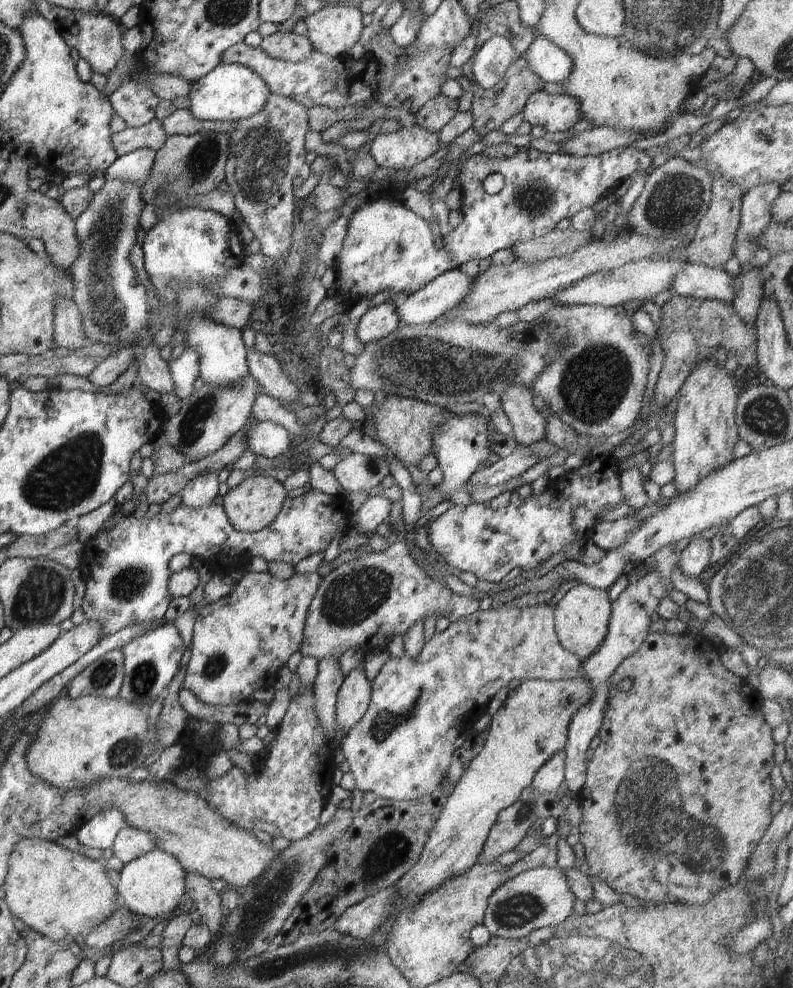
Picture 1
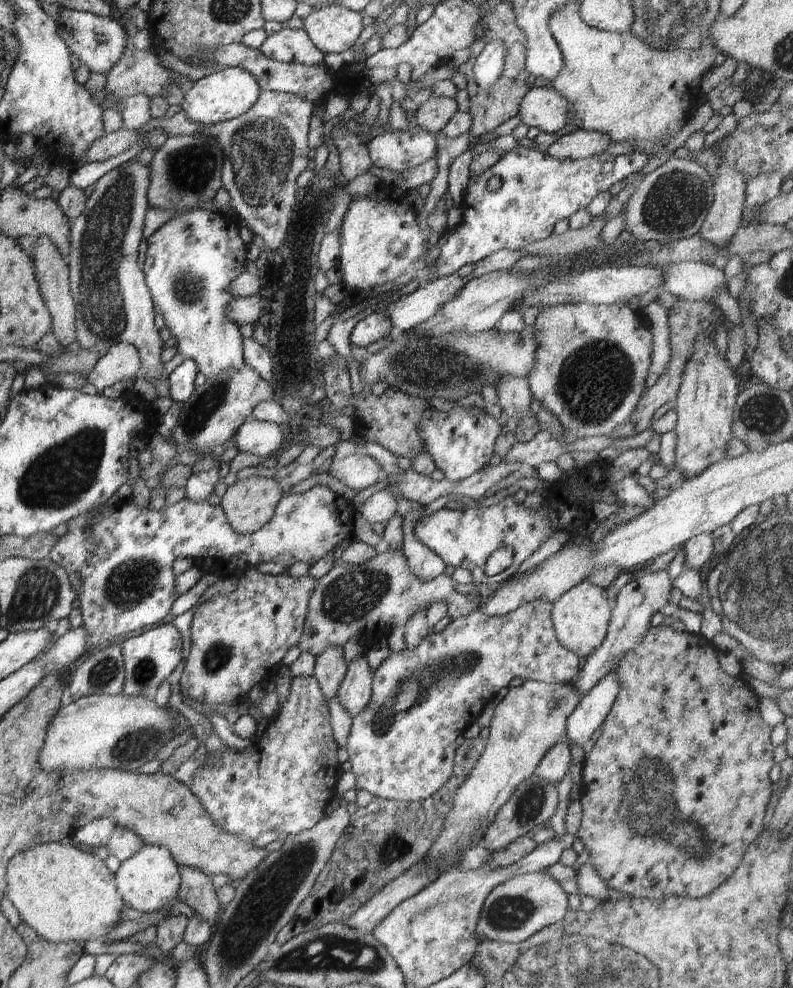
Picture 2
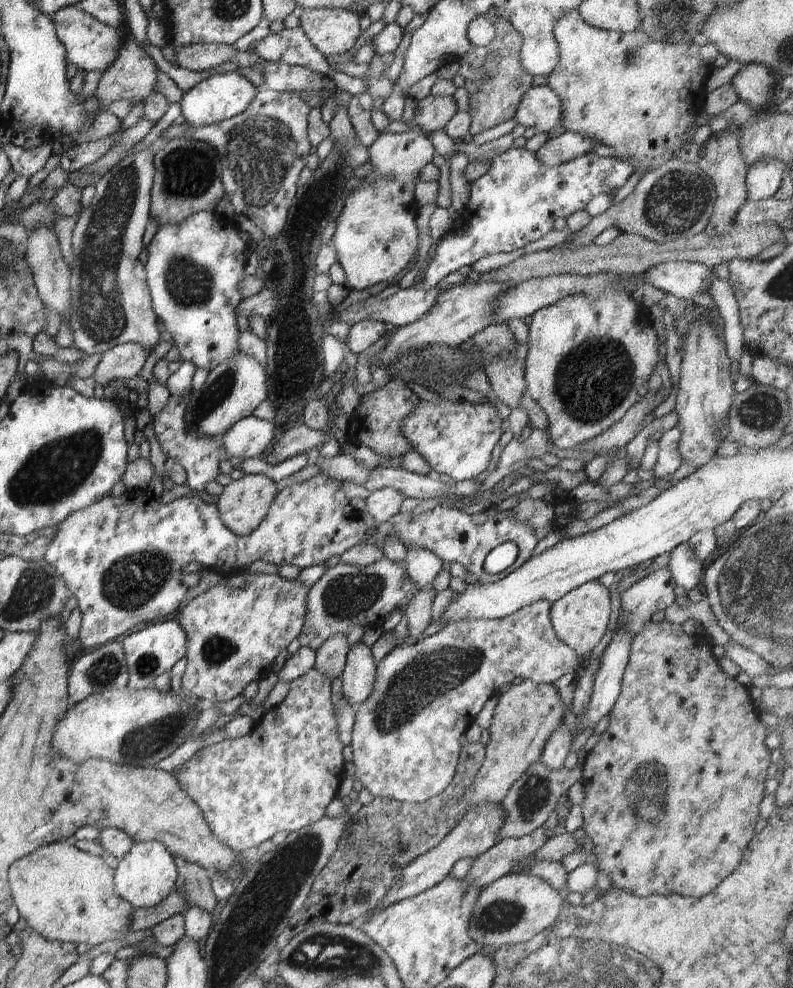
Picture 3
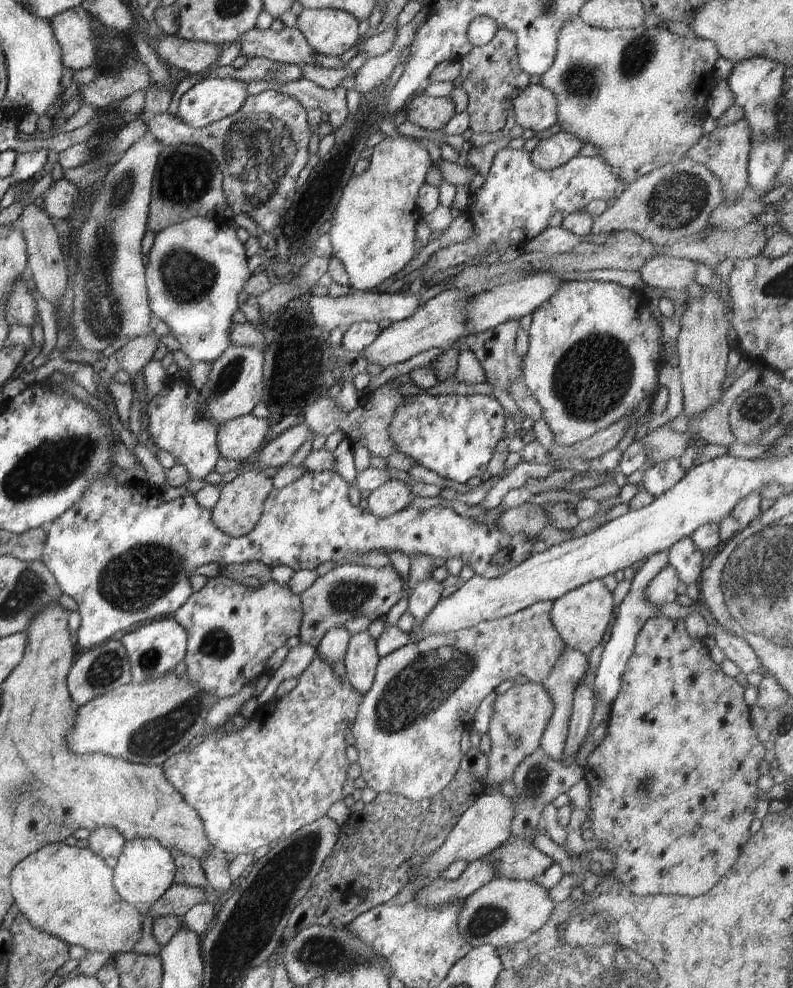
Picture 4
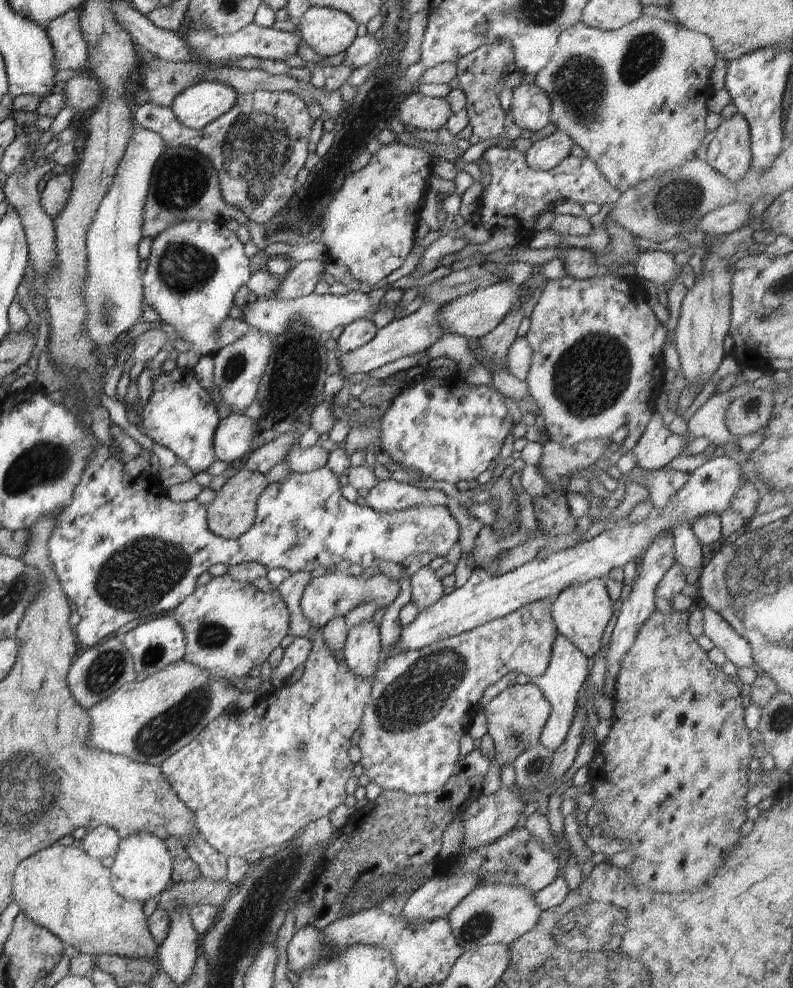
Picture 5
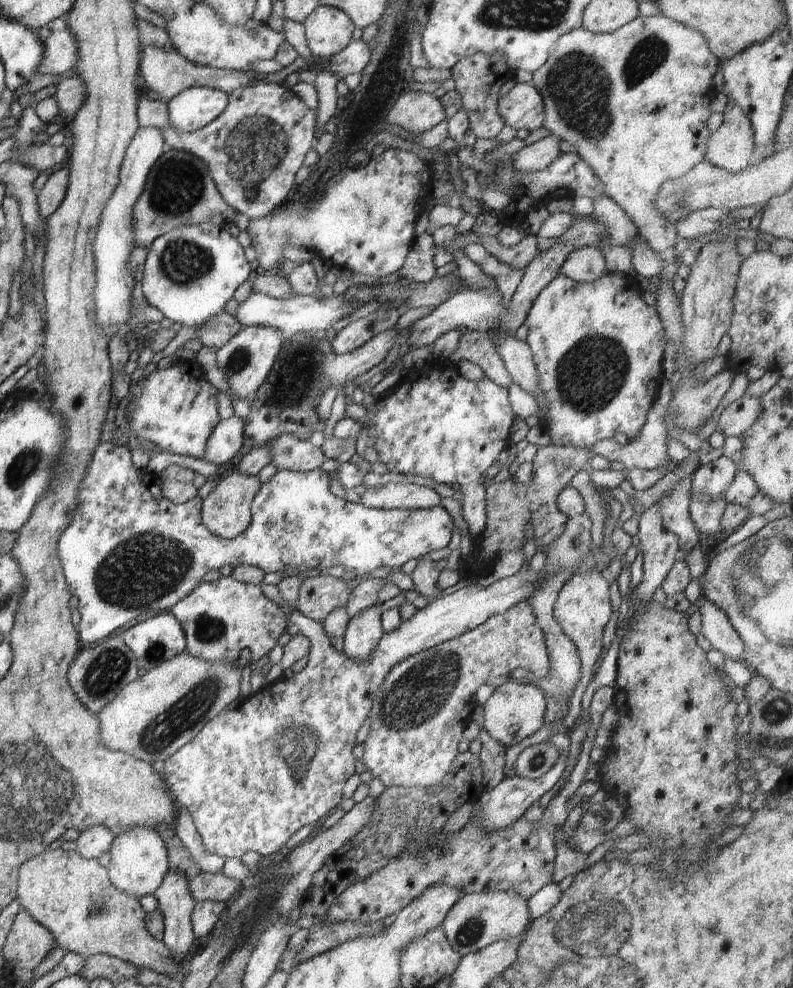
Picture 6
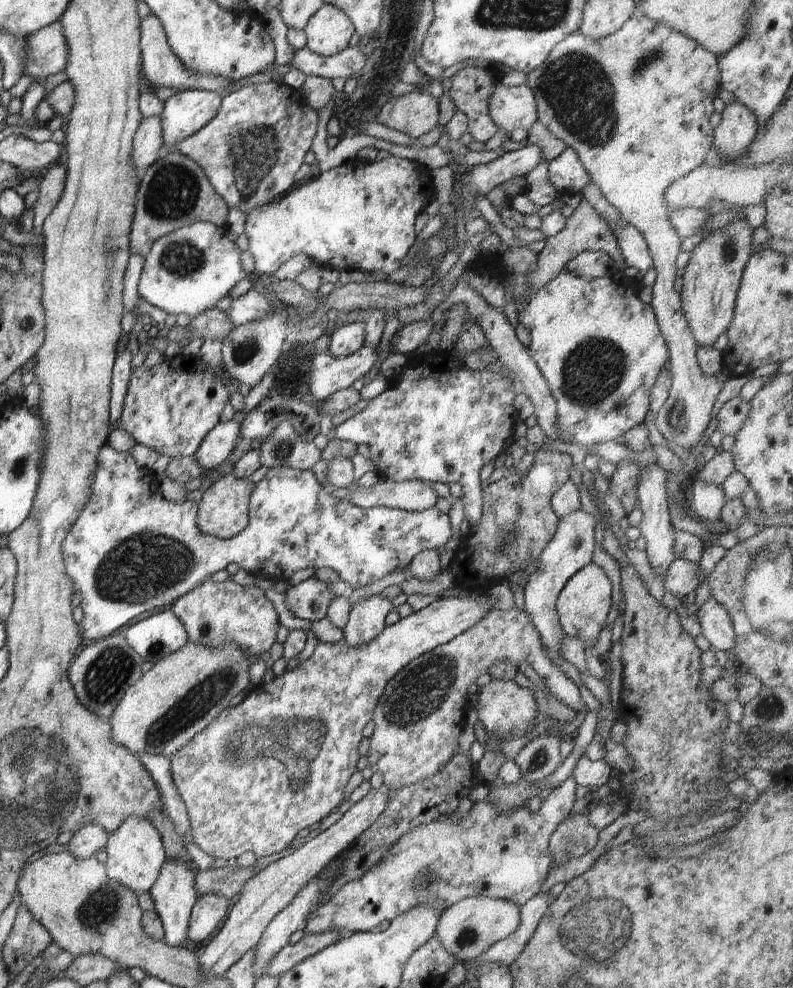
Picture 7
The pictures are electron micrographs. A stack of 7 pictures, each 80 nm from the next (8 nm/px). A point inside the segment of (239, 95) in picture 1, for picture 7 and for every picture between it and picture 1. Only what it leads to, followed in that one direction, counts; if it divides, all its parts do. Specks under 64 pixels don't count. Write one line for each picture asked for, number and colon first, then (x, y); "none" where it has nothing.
2: (220, 97)
3: (219, 97)
4: (212, 99)
5: (199, 105)
6: (193, 109)
7: (185, 113)

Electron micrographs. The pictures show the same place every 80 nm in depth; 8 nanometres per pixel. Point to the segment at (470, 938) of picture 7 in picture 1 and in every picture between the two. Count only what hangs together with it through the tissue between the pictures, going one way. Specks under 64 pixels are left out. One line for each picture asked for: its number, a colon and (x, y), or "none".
1: (541, 897)
2: (512, 911)
3: (511, 910)
4: (503, 911)
5: (491, 913)
6: (477, 920)

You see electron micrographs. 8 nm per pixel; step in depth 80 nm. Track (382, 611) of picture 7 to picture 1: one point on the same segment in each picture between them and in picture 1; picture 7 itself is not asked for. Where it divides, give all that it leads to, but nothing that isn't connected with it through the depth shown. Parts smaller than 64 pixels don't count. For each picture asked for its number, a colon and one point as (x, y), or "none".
1: (353, 699)
2: (355, 690)
3: (358, 676)
4: (361, 659)
5: (362, 650)
6: (364, 632)

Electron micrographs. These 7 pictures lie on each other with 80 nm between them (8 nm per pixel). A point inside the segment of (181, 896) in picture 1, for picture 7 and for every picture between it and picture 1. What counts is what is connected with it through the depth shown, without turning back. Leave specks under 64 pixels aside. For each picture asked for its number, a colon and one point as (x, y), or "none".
2: (149, 880)
3: (147, 874)
4: (145, 870)
5: (142, 869)
6: (139, 861)
7: (135, 851)

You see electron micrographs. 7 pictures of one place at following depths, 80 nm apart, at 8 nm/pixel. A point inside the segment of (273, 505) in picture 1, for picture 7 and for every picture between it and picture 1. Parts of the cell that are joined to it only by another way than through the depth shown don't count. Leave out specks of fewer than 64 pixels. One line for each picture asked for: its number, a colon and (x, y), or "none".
2: (249, 503)
3: (243, 504)
4: (239, 507)
5: (231, 515)
6: (227, 511)
7: (223, 512)

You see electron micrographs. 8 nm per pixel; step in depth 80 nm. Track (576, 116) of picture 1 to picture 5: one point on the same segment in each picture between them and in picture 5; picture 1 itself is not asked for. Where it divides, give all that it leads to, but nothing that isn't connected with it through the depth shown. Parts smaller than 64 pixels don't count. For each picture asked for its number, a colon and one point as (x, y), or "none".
2: (543, 107)
3: (540, 108)
4: (535, 107)
5: (531, 106)

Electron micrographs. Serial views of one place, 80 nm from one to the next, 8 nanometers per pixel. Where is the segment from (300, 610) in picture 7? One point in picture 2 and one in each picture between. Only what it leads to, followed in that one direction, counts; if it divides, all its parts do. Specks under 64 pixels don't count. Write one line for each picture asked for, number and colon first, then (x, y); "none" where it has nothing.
2: (368, 600)
3: (346, 595)
4: (346, 591)
5: (336, 593)
6: (318, 596)

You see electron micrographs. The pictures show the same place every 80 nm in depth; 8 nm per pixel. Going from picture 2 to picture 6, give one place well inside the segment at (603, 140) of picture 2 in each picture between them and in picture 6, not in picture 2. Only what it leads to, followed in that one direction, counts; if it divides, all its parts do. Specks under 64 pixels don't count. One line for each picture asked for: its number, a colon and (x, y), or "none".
3: (569, 145)
4: (550, 153)
5: (545, 154)
6: (537, 156)

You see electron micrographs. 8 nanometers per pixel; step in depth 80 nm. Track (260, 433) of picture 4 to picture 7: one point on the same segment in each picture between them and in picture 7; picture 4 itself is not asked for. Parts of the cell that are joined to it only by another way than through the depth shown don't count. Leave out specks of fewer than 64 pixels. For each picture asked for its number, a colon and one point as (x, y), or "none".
5: (234, 436)
6: (227, 440)
7: (217, 446)

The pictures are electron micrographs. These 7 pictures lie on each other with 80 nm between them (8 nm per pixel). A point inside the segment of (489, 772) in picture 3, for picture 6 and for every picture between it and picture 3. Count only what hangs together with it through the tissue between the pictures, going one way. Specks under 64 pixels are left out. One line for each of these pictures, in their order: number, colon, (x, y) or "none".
4: (520, 715)
5: (515, 719)
6: (514, 712)

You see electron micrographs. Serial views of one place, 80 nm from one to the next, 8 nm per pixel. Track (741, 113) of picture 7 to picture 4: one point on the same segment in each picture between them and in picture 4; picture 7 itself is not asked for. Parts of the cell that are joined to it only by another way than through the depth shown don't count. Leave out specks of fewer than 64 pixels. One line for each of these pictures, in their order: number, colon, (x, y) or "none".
4: (725, 151)
5: (728, 149)
6: (729, 148)

